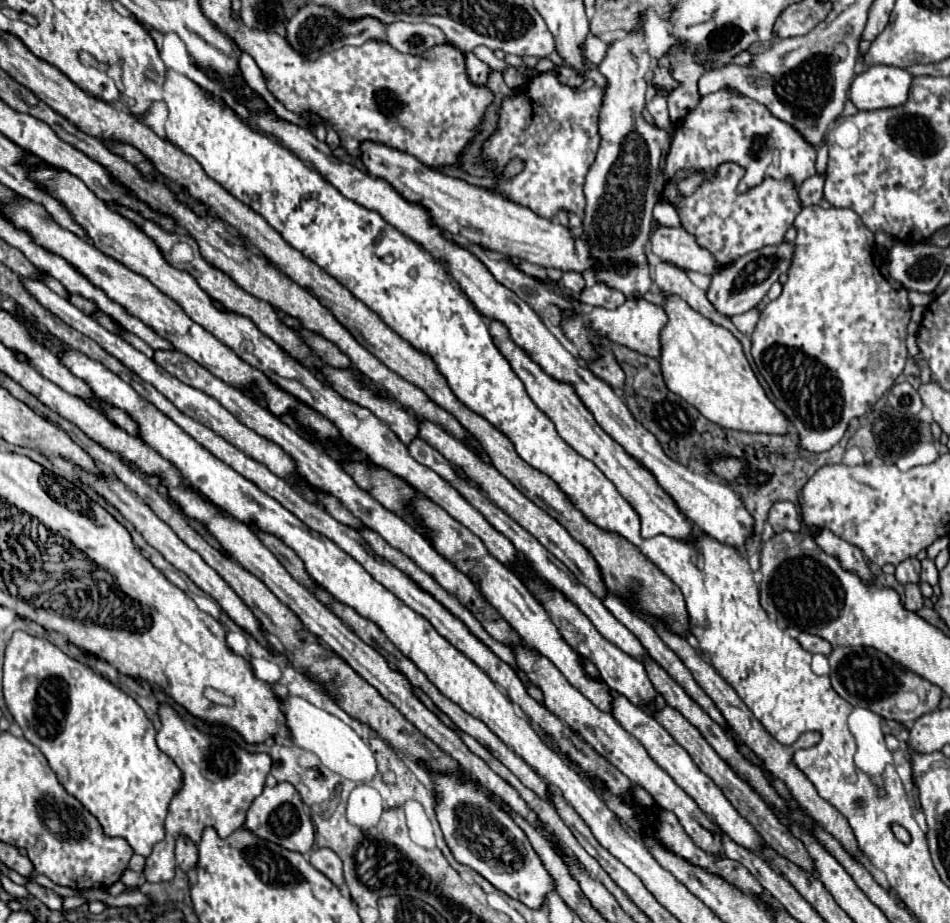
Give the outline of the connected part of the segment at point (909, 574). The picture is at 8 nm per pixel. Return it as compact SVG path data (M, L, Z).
M913 556L913 558L907 558L903 560L899 566L897 566L897 580L901 584L907 584L907 582L919 582L919 572L921 572L921 564L919 560Z

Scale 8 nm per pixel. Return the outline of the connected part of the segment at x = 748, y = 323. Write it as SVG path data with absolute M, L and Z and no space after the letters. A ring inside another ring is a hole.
M753 310L753 312L745 312L745 314L739 314L739 316L733 316L731 322L737 326L737 330L741 330L743 334L751 334L755 324L759 320L759 312Z

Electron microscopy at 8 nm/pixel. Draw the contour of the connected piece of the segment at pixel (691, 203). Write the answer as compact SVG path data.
M719 164L715 180L701 184L691 196L683 196L679 208L675 208L683 230L695 236L697 244L715 256L717 268L733 264L741 256L763 246L781 244L787 228L803 208L799 204L799 188L787 184L787 180L763 180L763 184L747 192L737 192L741 178L743 168L739 168L739 164Z

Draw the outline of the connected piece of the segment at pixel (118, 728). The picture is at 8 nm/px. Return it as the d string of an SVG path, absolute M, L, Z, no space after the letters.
M15 632L7 644L3 694L25 738L43 752L63 788L101 822L107 836L121 836L129 842L133 852L149 856L153 844L165 836L163 820L169 802L175 792L179 792L179 784L183 784L183 774L175 768L175 762L159 750L155 740L157 730L143 708L111 682L97 676L89 666L69 658L49 640L29 636L27 632Z

